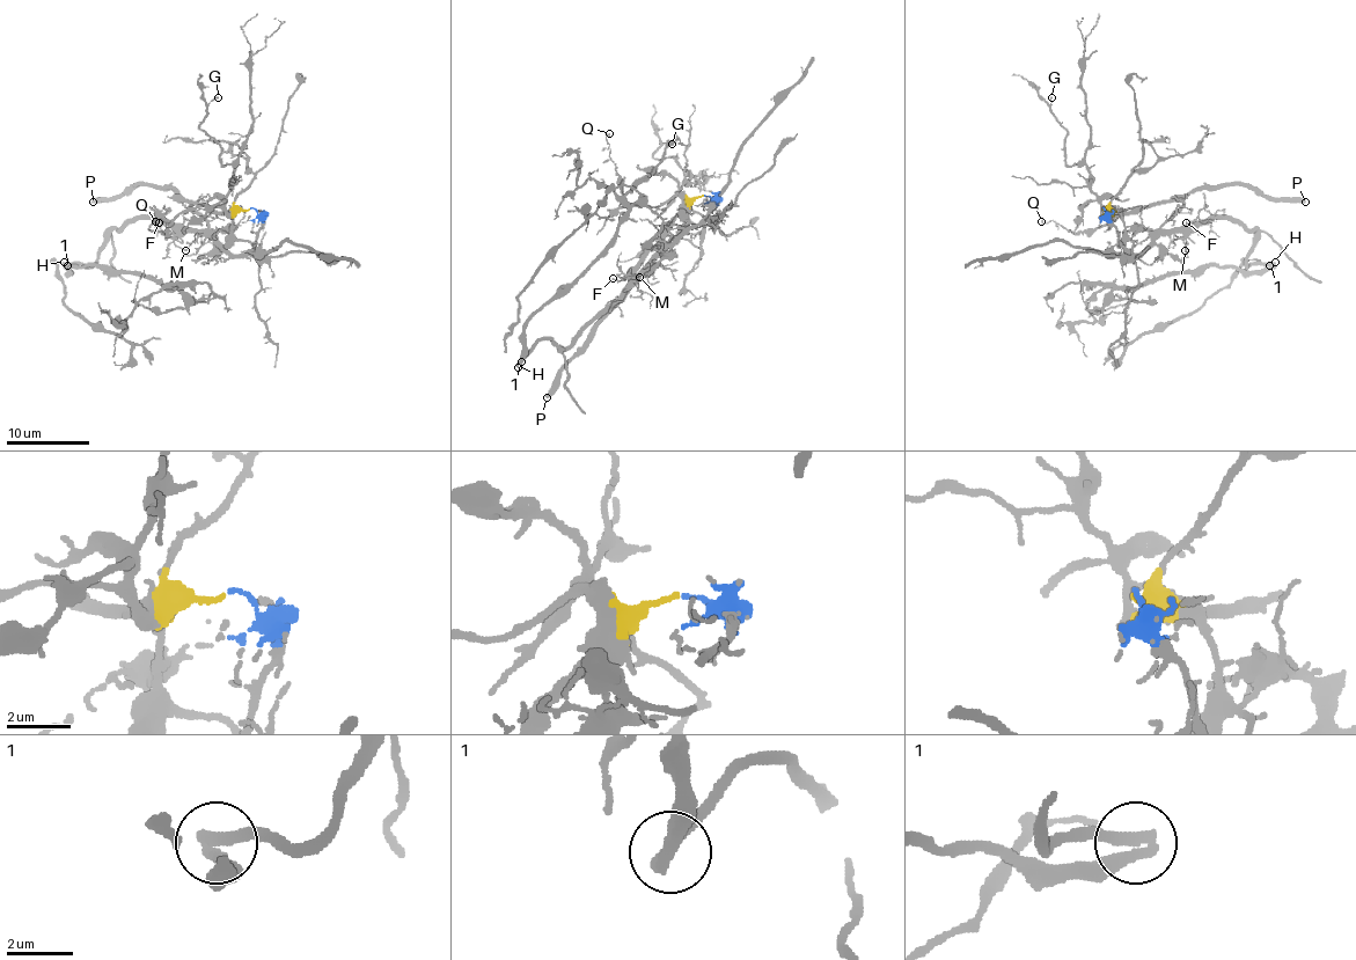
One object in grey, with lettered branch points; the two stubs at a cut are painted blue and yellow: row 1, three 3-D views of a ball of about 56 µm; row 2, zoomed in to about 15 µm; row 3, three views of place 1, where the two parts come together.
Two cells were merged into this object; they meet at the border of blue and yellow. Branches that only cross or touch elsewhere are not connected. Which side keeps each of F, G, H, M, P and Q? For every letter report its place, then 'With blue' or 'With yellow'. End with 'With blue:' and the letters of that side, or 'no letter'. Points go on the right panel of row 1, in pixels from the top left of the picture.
F: Place: (1186, 222). With blue
G: Place: (1052, 97). With yellow
H: Place: (1275, 262). With blue
M: Place: (1185, 250). With blue
P: Place: (1305, 202). With yellow
Q: Place: (1041, 221). With yellow
With blue: F, H, M

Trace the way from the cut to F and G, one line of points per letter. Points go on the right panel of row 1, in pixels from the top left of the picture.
F: (1102, 209), (1120, 244), (1133, 255), (1141, 255), (1162, 236), (1185, 234), (1186, 221)
G: (1102, 209), (1102, 213), (1084, 166), (1065, 163), (1068, 130), (1050, 111), (1050, 96)

